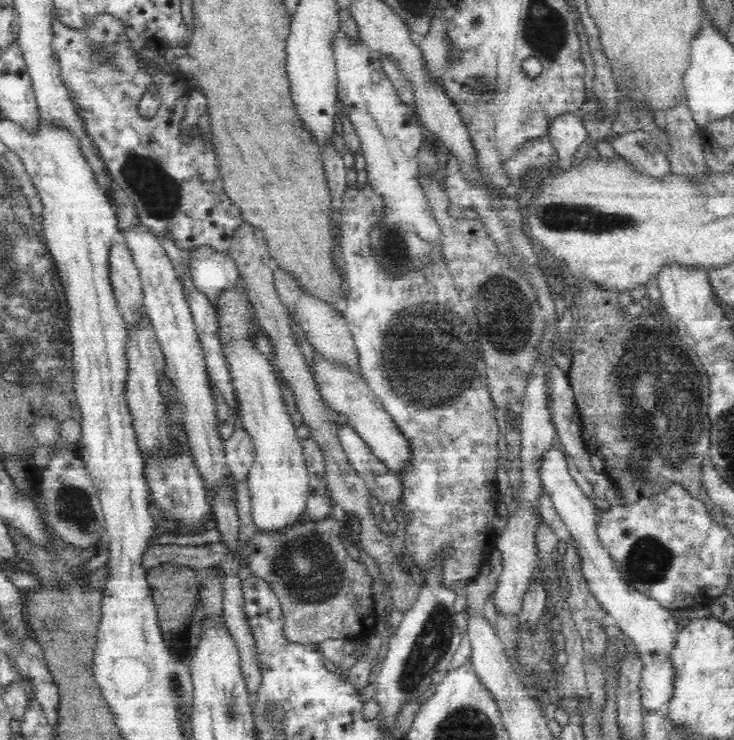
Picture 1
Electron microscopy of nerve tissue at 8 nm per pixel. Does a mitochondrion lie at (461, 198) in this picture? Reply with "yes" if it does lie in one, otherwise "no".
no

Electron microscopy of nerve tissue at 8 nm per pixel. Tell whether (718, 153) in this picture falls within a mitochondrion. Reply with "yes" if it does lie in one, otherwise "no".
no

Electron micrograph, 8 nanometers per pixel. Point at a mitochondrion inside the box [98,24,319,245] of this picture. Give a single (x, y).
(160, 195)

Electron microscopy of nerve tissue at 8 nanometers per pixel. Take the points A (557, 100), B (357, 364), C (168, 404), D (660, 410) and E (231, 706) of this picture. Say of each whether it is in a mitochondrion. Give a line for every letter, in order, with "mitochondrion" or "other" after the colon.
A: other
B: other
C: other
D: mitochondrion
E: mitochondrion

